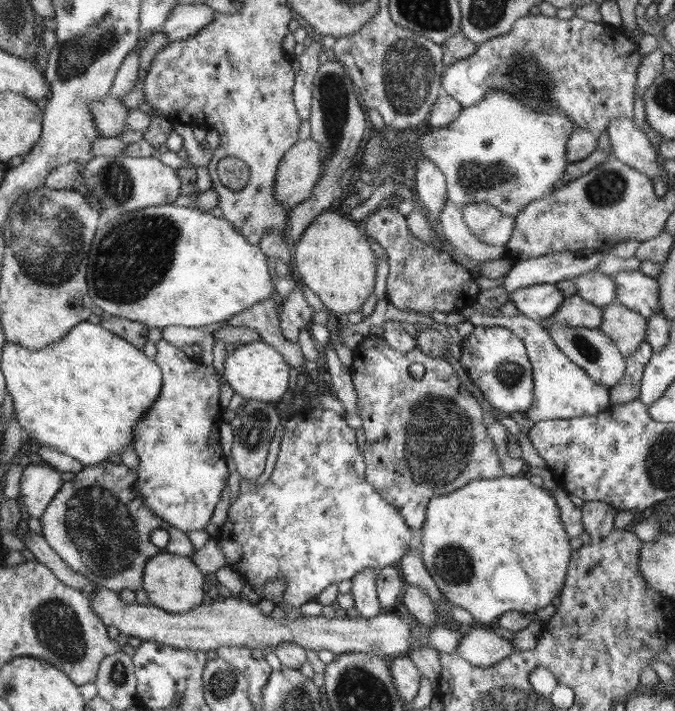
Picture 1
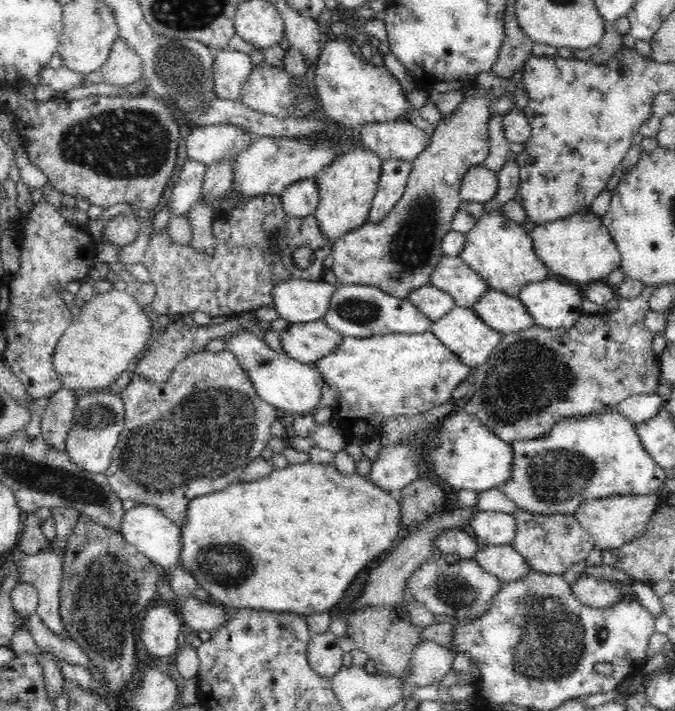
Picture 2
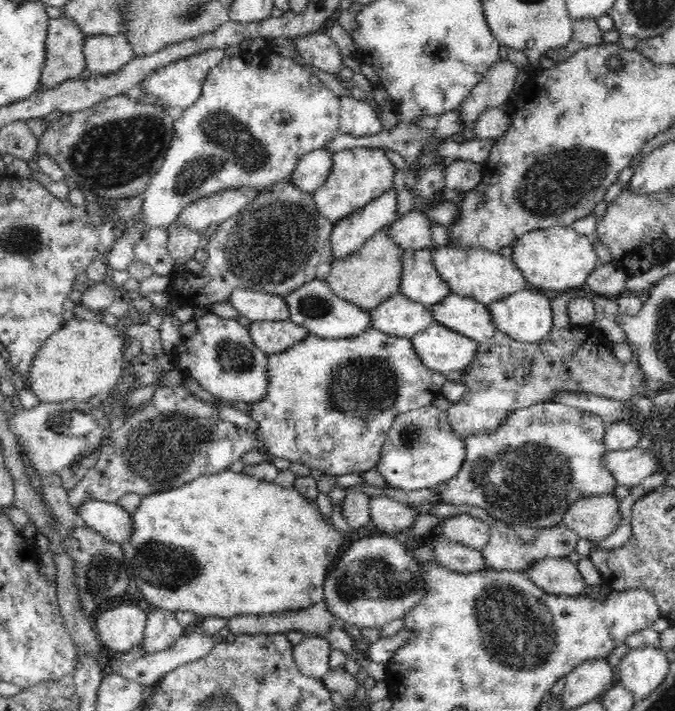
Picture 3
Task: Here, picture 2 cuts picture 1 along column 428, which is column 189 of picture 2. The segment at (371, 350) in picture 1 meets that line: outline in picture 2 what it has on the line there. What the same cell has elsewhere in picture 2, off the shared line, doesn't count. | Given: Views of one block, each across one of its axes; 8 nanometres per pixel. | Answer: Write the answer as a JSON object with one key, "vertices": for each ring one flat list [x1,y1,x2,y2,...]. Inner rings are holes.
{"vertices":[[226,348,215,353,204,350,191,354,172,370,166,382,160,384,134,376,120,396,125,406,125,429,119,434,105,477,121,499,156,507,177,525,184,522,188,503,193,498,240,481,244,469,260,457,273,436,270,426,284,413,256,394,247,372]]}

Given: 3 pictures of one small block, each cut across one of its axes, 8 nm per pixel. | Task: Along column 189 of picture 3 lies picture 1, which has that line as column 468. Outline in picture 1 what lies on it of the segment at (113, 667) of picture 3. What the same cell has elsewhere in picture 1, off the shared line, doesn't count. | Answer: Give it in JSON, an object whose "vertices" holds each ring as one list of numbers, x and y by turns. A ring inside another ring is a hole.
{"vertices":[[476,624,466,629,456,647,456,654,472,666,486,668,514,653,511,642,503,639,491,628,483,630]]}

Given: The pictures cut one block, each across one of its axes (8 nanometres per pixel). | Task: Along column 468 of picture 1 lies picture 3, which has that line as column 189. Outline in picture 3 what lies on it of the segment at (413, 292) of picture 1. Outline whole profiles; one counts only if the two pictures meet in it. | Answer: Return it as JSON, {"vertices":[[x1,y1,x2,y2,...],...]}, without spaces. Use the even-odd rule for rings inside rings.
{"vertices":[[280,182,272,188,266,188,251,203,248,203,239,214,228,218,209,232,209,243,206,247,207,257,203,262,204,272,194,274,183,271,171,276,167,288,169,298,180,306,192,308,209,308,217,302,228,301,235,288,264,291,282,297,299,289,305,282,316,279,316,268,322,262,334,262,329,250,329,238,334,228,316,208,312,193,302,192,290,182]]}

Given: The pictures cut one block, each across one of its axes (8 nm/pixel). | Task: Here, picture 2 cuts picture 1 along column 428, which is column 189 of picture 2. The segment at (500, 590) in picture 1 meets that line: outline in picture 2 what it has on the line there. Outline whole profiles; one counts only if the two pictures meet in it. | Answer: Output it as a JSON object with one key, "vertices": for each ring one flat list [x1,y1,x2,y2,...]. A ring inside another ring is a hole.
{"vertices":[[312,461,306,462,306,464,289,464,282,469,273,469,268,476,261,478,259,481,246,482,240,480,231,482,222,490,193,498,188,503,184,522,178,525,181,538,179,566,194,576,198,585,216,601,215,604,227,610,261,609,276,613,296,613,303,616,325,613,330,612,345,596,346,588,350,586,350,582,357,578,356,574,360,570,368,568,367,565,370,562,380,558,382,554,386,554,392,549,392,542,398,536,401,527,399,494,378,488,369,478,360,476,357,472,340,474,334,464,318,464]]}

